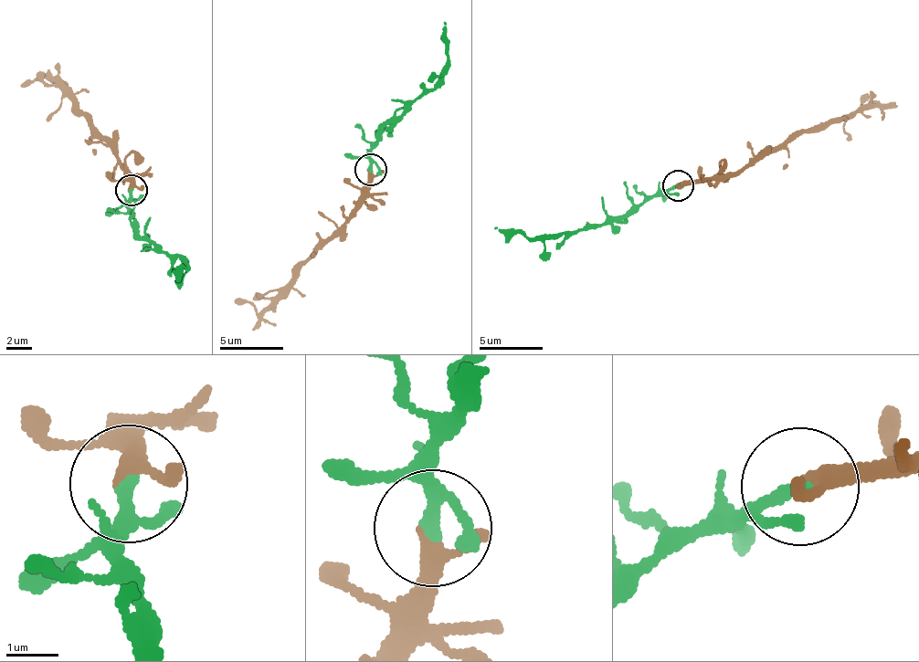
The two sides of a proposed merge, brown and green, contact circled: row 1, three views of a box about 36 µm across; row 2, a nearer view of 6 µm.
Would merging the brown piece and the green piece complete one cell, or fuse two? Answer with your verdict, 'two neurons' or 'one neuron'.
one neuron

